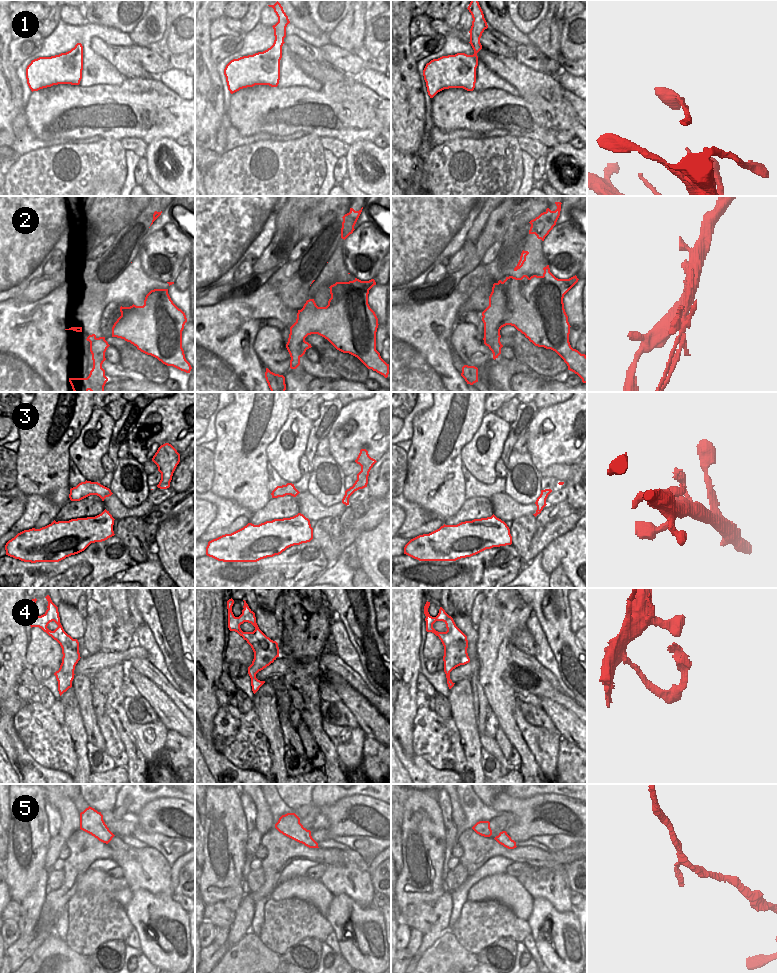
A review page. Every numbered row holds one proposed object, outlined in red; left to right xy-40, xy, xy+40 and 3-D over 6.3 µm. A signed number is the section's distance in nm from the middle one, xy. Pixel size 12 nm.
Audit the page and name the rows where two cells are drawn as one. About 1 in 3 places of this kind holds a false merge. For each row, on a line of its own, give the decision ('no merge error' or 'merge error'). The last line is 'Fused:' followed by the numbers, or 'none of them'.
1: no merge error
2: merge error
3: no merge error
4: no merge error
5: no merge error
Fused: 2

